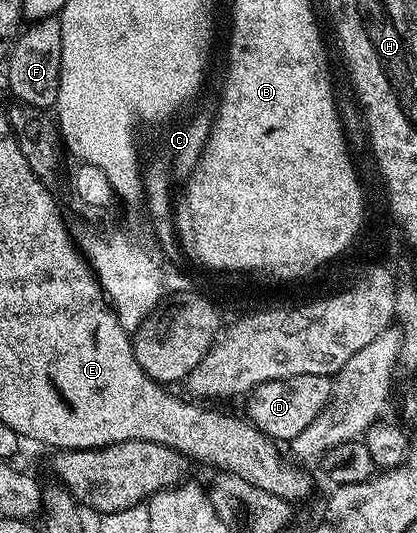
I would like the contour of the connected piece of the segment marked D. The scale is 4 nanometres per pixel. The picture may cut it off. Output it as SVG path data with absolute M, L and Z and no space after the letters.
M305 374L295 378L281 378L255 386L245 399L245 417L261 434L277 440L282 444L289 444L293 438L300 436L316 416L320 416L322 409L330 403L334 394L333 381L324 374Z

